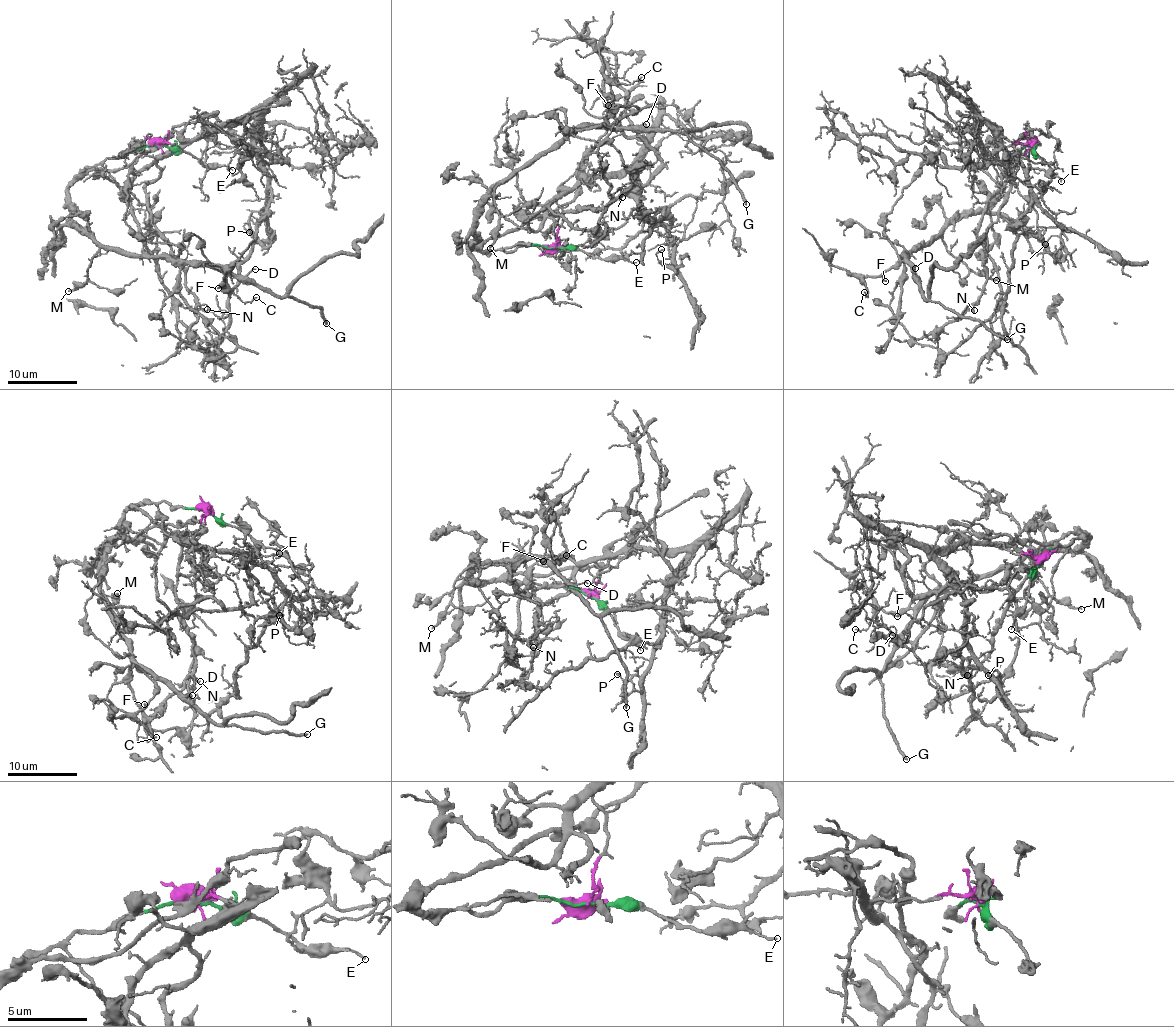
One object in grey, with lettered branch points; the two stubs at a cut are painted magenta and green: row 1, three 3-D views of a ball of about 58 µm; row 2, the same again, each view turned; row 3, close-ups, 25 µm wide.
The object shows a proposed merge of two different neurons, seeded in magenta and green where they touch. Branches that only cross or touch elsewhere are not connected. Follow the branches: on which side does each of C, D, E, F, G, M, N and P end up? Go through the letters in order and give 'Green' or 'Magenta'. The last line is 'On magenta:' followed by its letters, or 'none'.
C: Green
D: Green
E: Green
F: Green
G: Green
M: Green
N: Magenta
P: Magenta
On magenta: N, P

